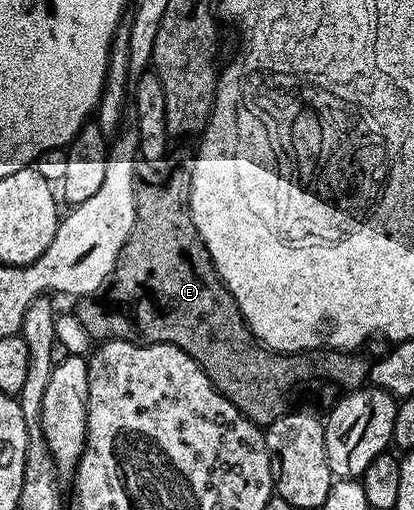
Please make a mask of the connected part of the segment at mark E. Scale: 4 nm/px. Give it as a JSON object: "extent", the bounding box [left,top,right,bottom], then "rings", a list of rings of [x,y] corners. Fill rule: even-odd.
{"extent":[73,166,369,426],"rings":[[[184,166],[179,168],[164,184],[143,184],[140,183],[135,190],[135,225],[129,234],[129,238],[125,242],[125,246],[121,250],[121,254],[115,263],[115,270],[111,274],[109,283],[102,289],[101,295],[92,294],[84,296],[78,301],[79,304],[73,308],[73,315],[79,319],[81,326],[85,326],[85,330],[90,334],[92,341],[106,342],[108,340],[129,340],[132,342],[142,342],[145,344],[172,344],[181,350],[185,350],[185,354],[189,354],[189,358],[193,358],[193,362],[197,362],[197,366],[201,366],[201,370],[209,378],[209,382],[213,382],[213,386],[223,397],[229,402],[233,402],[233,406],[237,406],[237,410],[241,410],[241,414],[249,417],[254,424],[266,426],[272,424],[277,418],[286,416],[288,412],[296,407],[295,404],[302,398],[306,392],[316,392],[319,396],[327,396],[332,392],[332,397],[338,398],[348,392],[355,392],[358,388],[364,387],[368,383],[369,360],[355,350],[336,350],[334,348],[322,347],[318,350],[309,352],[274,352],[272,348],[267,348],[259,343],[259,340],[249,330],[249,326],[244,322],[241,310],[237,306],[237,302],[233,298],[233,294],[229,294],[229,290],[223,285],[222,280],[215,273],[215,267],[211,261],[209,250],[199,238],[199,231],[195,228],[195,223],[191,217],[191,170],[190,167]]]}

